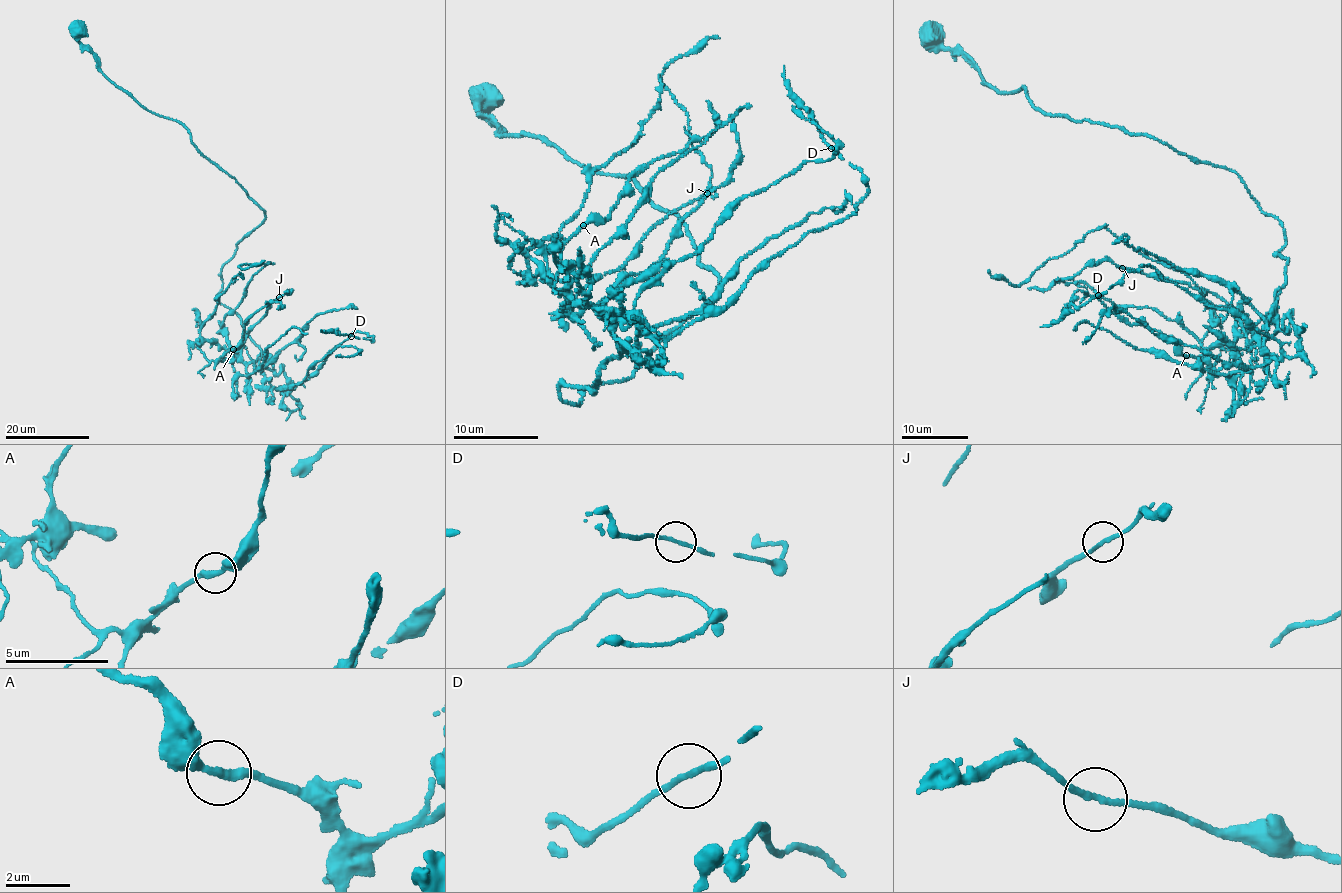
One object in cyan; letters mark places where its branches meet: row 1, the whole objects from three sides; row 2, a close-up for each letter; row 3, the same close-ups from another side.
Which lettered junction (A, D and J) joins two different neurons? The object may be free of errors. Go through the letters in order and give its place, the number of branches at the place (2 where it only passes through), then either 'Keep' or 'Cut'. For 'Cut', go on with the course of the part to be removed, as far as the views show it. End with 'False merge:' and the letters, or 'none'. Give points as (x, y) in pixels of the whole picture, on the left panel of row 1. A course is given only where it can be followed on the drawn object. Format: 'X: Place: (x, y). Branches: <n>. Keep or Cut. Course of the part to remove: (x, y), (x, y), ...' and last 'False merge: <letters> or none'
A: Place: (233, 349). Branches: 2. Keep
D: Place: (351, 336). Branches: 2. Keep
J: Place: (279, 297). Branches: 2. Keep
False merge: none

